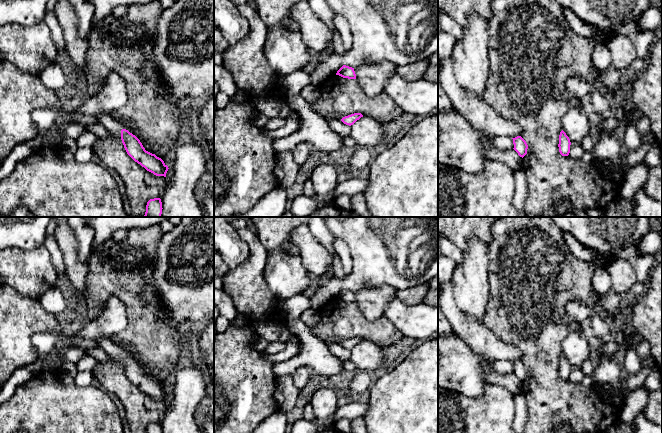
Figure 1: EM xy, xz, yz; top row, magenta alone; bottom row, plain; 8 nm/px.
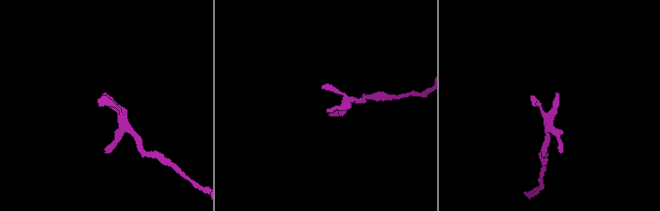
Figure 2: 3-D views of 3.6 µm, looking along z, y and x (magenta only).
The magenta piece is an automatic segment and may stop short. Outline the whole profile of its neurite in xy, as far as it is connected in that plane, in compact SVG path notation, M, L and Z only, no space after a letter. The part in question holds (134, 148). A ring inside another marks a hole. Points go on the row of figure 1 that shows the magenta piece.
M98 114L95 116L98 119L98 122L101 123L110 134L121 137L127 154L135 162L156 176L166 177L166 173L169 169L168 166L161 158L146 151L135 135L128 130L123 129L122 126L108 114Z

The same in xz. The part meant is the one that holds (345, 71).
M343 65L336 73L336 75L339 75L343 78L348 79L356 79L356 74L354 71L354 68Z

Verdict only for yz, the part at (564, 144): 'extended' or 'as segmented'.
as segmented

